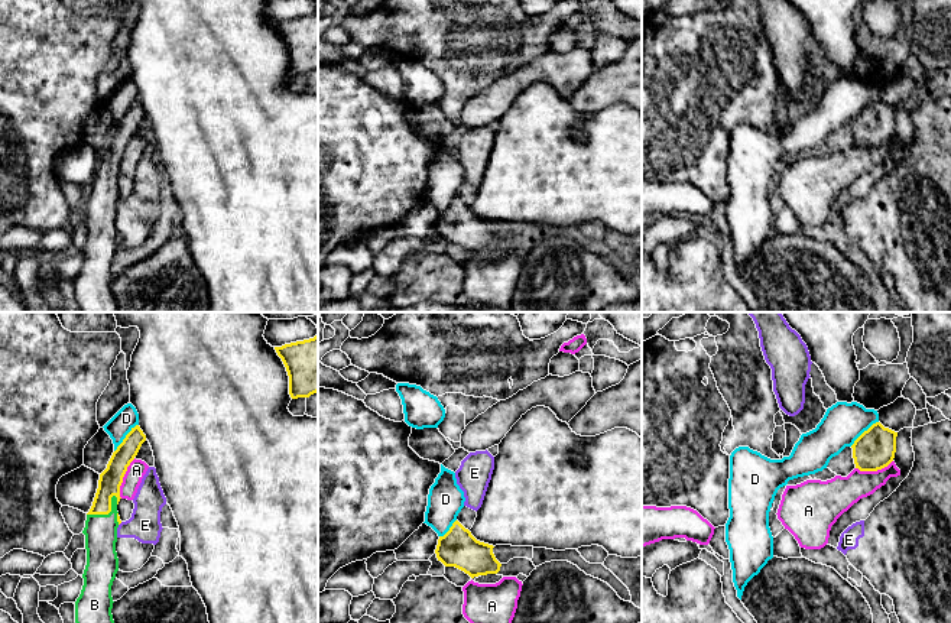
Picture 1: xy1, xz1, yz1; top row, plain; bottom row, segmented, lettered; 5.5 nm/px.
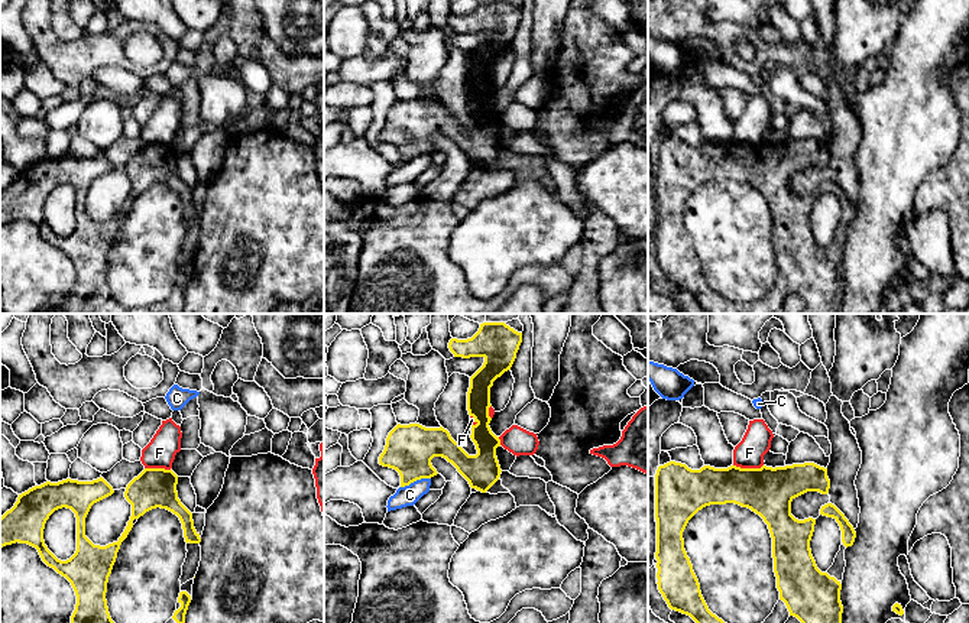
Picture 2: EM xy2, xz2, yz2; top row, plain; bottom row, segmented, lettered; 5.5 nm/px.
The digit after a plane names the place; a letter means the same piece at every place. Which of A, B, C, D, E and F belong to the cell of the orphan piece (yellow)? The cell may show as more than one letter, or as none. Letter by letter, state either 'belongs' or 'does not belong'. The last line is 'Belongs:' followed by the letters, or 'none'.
A: does not belong
B: belongs
C: does not belong
D: does not belong
E: does not belong
F: does not belong
Belongs: B

